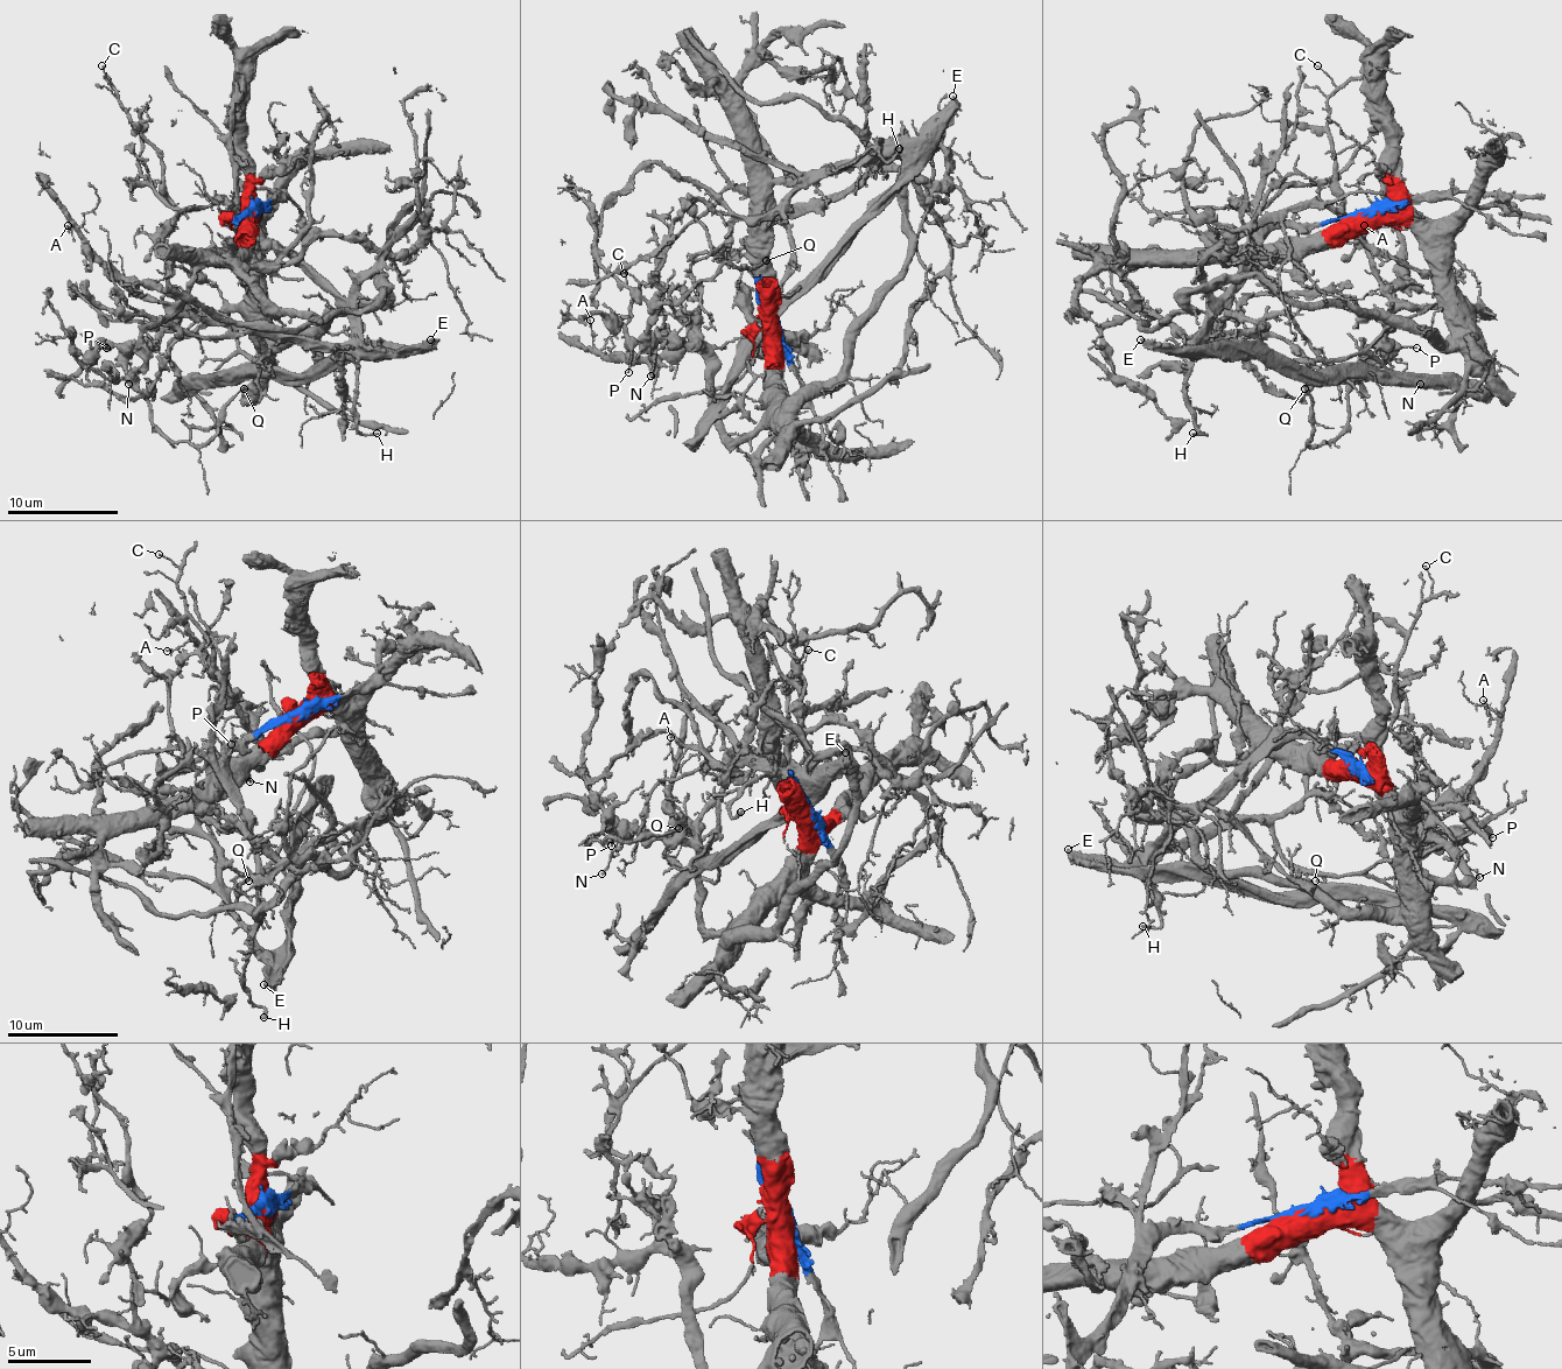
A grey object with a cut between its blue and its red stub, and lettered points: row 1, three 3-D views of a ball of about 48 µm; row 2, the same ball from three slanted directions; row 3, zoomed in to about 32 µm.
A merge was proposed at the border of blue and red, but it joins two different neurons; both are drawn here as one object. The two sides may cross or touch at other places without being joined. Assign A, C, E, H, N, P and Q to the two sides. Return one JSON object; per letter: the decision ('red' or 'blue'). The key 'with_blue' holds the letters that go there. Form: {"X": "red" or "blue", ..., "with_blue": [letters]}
{"A": "red", "C": "red", "E": "blue", "H": "blue", "N": "red", "P": "red", "Q": "red", "with_blue": ["E", "H"]}

